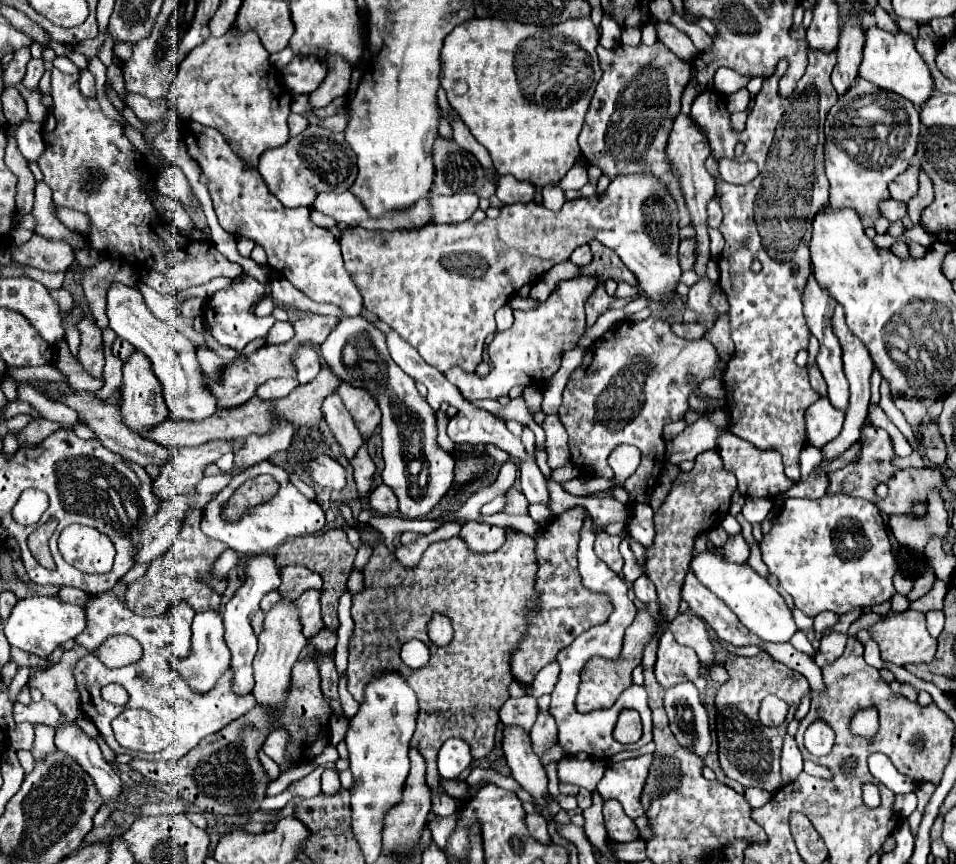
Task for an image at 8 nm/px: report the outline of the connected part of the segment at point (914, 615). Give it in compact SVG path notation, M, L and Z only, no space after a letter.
M907 610L907 612L889 612L881 622L877 622L875 626L868 629L871 638L879 644L881 648L881 658L893 664L909 664L909 662L925 662L929 664L931 660L935 660L935 652L937 652L937 640L927 632L925 628L925 614L923 612L915 612L915 610Z

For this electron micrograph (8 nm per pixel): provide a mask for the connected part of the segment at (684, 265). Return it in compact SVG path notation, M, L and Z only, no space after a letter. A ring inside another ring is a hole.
M689 238L679 244L681 270L689 270L693 266L693 262L695 262L695 238Z

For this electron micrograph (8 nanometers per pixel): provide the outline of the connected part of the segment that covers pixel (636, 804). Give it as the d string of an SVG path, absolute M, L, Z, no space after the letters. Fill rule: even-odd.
M645 754L633 760L611 764L597 786L599 794L605 800L617 800L631 820L637 820L645 814L641 806L641 792L651 768L651 758L653 754Z

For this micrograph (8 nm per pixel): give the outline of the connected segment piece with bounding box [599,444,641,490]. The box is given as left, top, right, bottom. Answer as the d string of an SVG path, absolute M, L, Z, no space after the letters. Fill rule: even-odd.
M625 444L617 446L609 454L609 458L607 458L609 466L615 472L615 480L599 480L601 482L601 488L599 490L609 490L613 486L623 486L623 482L637 470L639 456L641 454L639 454L639 450L635 446L625 446Z

